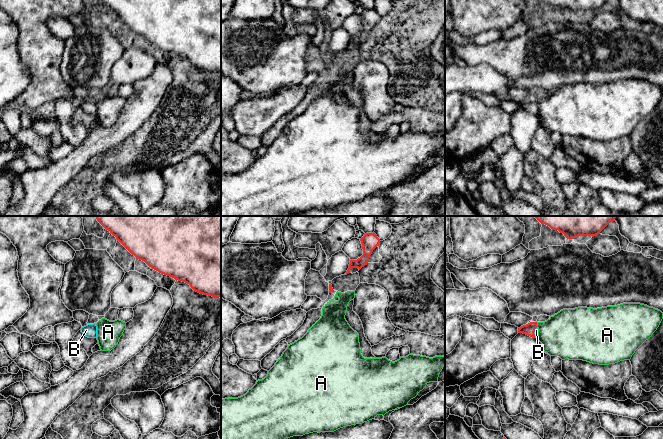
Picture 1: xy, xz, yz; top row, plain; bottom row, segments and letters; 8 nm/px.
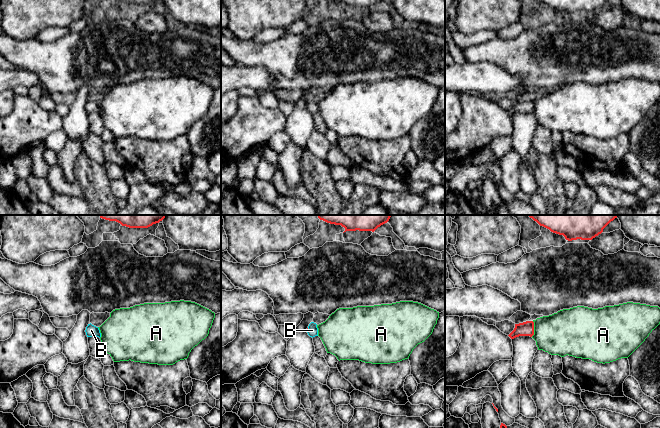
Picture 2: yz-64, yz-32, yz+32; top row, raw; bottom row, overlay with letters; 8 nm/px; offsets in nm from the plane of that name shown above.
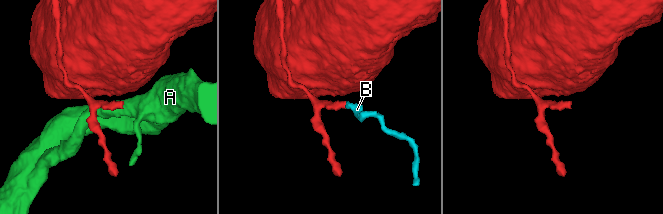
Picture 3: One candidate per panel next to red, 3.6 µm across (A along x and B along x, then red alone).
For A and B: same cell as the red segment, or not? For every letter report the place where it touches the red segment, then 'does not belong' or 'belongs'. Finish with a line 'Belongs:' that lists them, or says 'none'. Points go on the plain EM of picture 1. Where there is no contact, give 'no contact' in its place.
A: yz (536, 100) | does not belong
B: yz (534, 107) | belongs
Belongs: B

